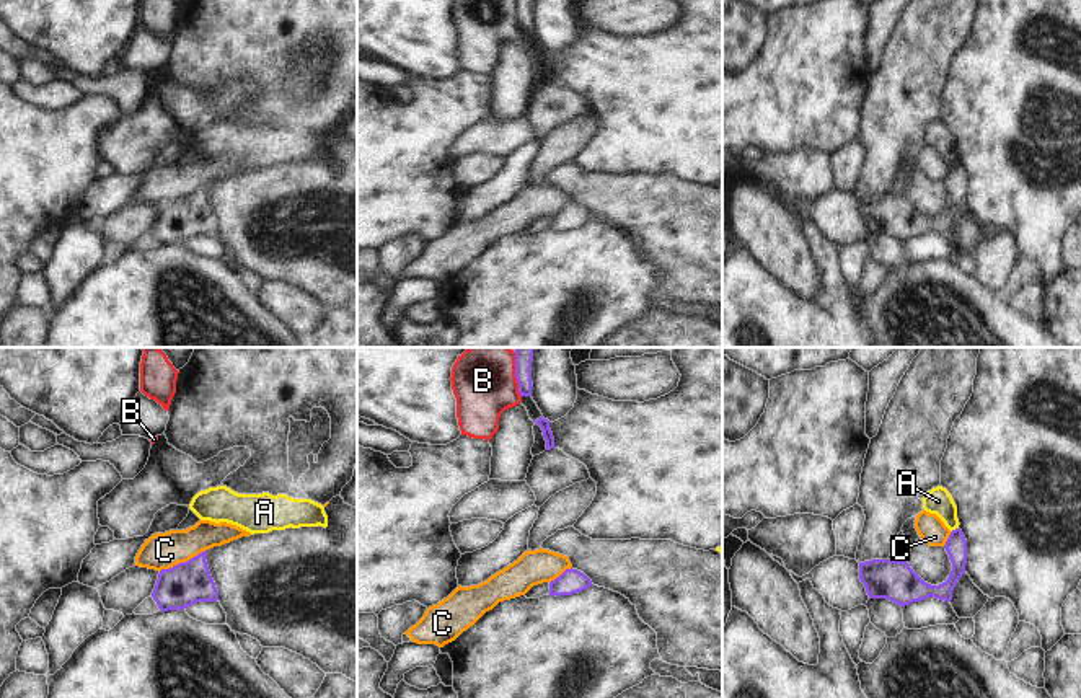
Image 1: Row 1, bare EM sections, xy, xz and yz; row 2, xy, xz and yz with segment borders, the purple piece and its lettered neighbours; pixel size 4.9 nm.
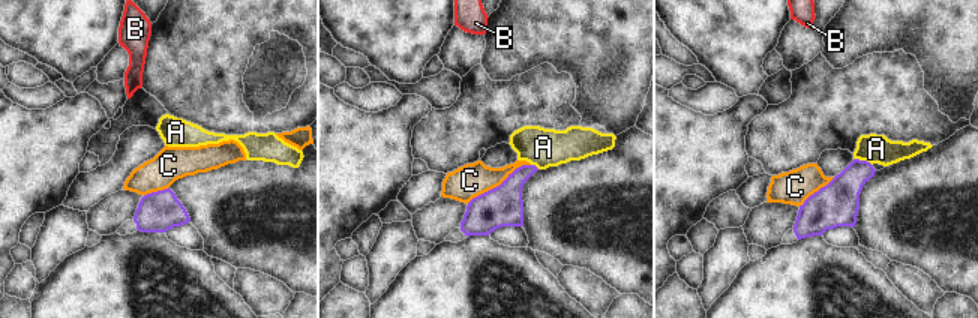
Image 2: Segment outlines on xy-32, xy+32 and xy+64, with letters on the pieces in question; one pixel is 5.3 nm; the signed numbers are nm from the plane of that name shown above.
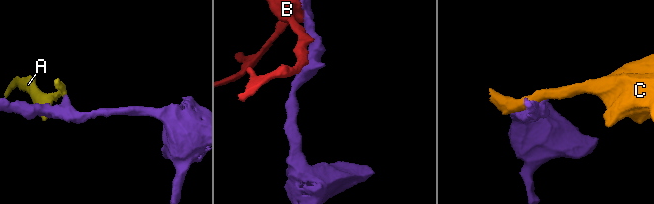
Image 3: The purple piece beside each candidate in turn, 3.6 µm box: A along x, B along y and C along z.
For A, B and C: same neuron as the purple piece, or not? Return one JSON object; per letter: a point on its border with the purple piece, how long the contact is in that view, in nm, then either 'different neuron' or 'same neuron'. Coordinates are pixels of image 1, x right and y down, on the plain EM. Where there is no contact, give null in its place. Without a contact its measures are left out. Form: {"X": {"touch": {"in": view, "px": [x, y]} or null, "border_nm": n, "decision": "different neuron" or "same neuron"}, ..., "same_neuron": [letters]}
{"A": {"touch": {"in": "yz", "px": [956, 163]}, "border_nm": 50, "decision": "different neuron"}, "B": {"touch": {"in": "xz", "px": [517, 15]}, "border_nm": 160, "decision": "different neuron"}, "C": {"touch": {"in": "xy", "px": [183, 198]}, "border_nm": 260, "decision": "different neuron"}, "same_neuron": []}

